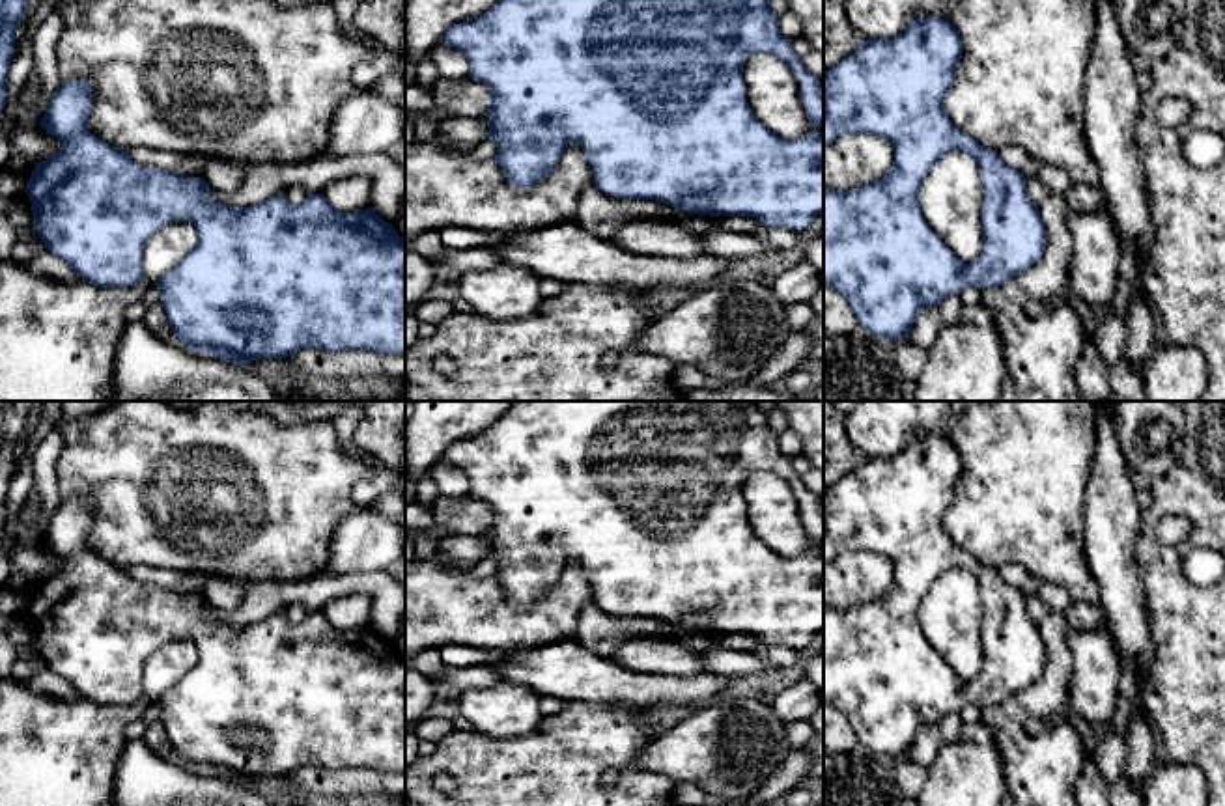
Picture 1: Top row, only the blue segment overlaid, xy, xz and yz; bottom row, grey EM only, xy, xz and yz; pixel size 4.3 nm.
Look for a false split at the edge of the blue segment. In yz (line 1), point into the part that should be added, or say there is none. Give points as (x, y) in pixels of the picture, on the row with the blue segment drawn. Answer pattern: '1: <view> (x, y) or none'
1: none

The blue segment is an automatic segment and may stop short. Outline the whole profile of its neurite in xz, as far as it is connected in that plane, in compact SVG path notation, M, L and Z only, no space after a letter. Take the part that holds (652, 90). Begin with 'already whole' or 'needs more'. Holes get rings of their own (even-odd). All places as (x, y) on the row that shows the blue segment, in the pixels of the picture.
already whole | M497 0L484 15L448 26L448 30L441 37L441 43L450 45L456 50L459 50L469 62L469 76L487 86L489 108L484 114L491 121L487 138L499 146L499 151L497 151L493 162L497 162L500 166L506 181L515 188L532 188L536 183L547 179L555 172L566 147L570 144L577 144L583 149L588 164L594 170L594 185L607 196L614 196L614 198L622 198L622 200L655 200L655 202L667 203L674 209L689 211L689 213L697 213L697 215L751 216L751 218L760 220L767 228L784 228L784 229L796 231L796 233L801 233L803 229L807 229L812 224L812 220L818 215L824 215L824 138L816 132L820 127L824 127L824 93L820 91L820 78L816 75L812 75L803 65L803 62L794 54L790 39L786 39L779 30L779 17L771 11L769 0ZM754 54L775 54L777 58L781 58L782 62L788 63L794 76L801 78L799 101L805 106L807 118L810 119L812 127L816 129L814 132L786 140L786 138L777 136L775 132L771 132L758 121L758 118L753 114L753 110L747 103L747 88L743 84L743 67L745 67L747 60Z

